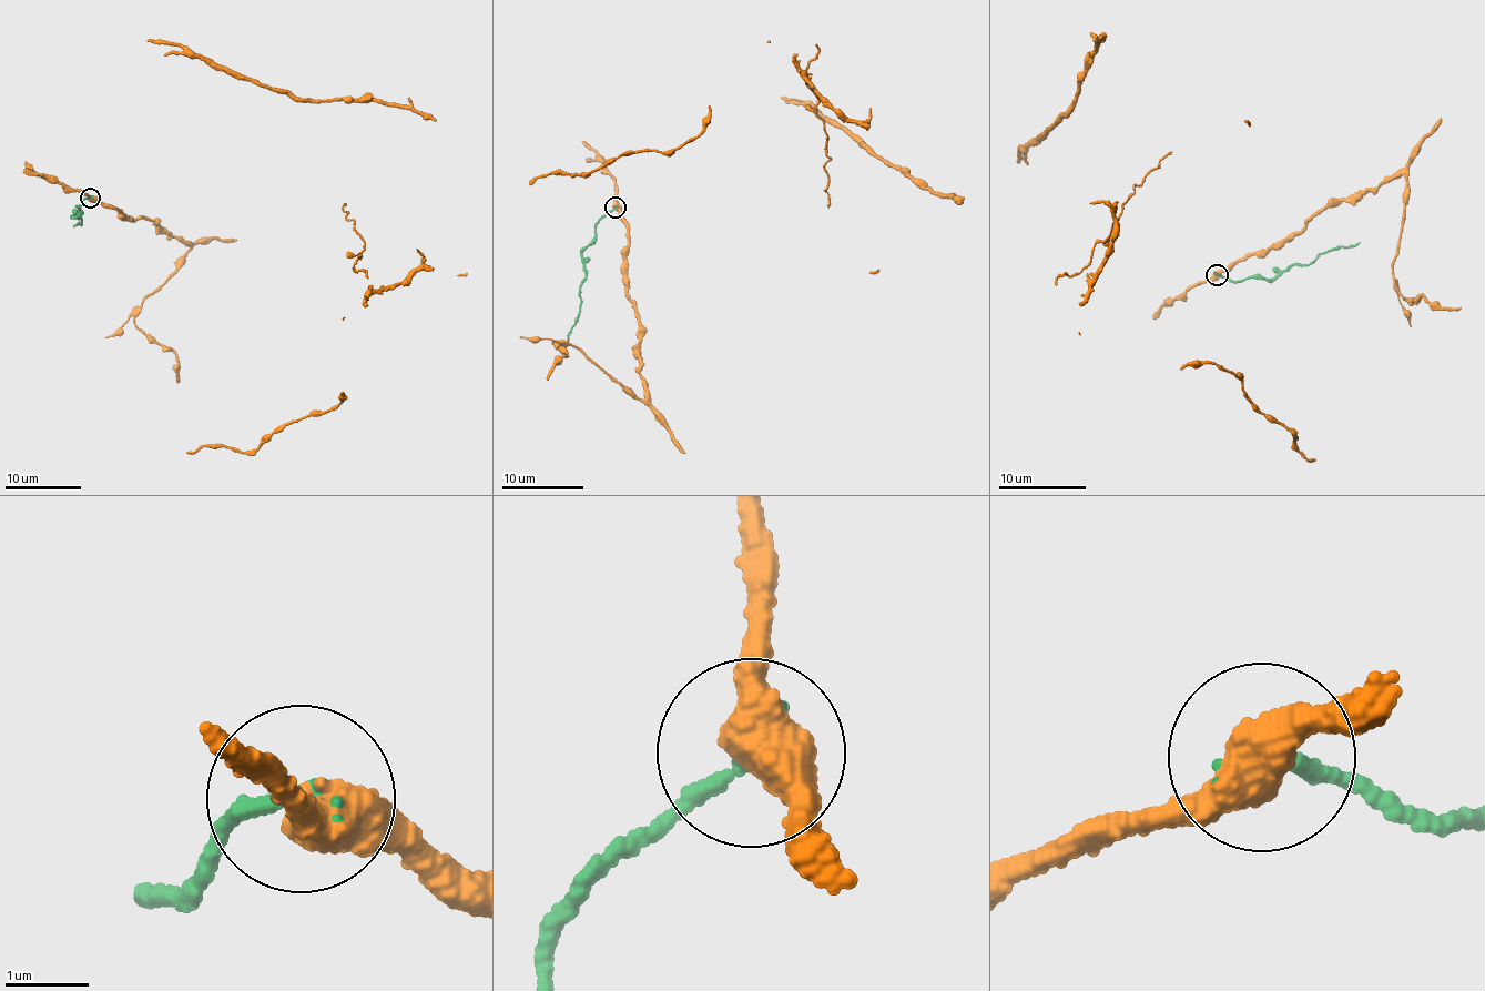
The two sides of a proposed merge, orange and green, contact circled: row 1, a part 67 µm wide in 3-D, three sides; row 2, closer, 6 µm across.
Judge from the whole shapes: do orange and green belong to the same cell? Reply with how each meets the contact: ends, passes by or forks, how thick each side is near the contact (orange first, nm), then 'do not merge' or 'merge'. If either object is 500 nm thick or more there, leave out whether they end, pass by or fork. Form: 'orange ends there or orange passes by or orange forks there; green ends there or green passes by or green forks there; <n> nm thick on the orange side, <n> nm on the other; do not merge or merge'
orange passes by; green ends there; 480 nm thick on the orange side, 190 nm on the other; do not merge

